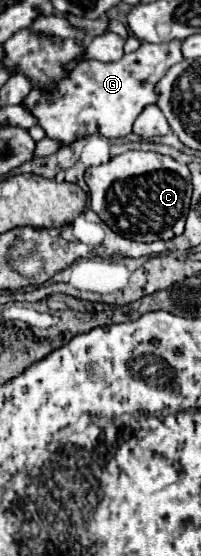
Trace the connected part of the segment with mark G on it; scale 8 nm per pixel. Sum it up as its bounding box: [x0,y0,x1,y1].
[22,40,184,146]

